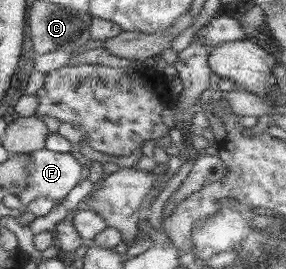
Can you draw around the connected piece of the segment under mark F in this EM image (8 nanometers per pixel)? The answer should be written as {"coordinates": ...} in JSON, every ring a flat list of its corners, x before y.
{"coordinates":[[44,148,31,152,30,157,27,188,18,195,23,204,36,196,46,196,57,203,81,182,84,168,71,152,56,153]]}

